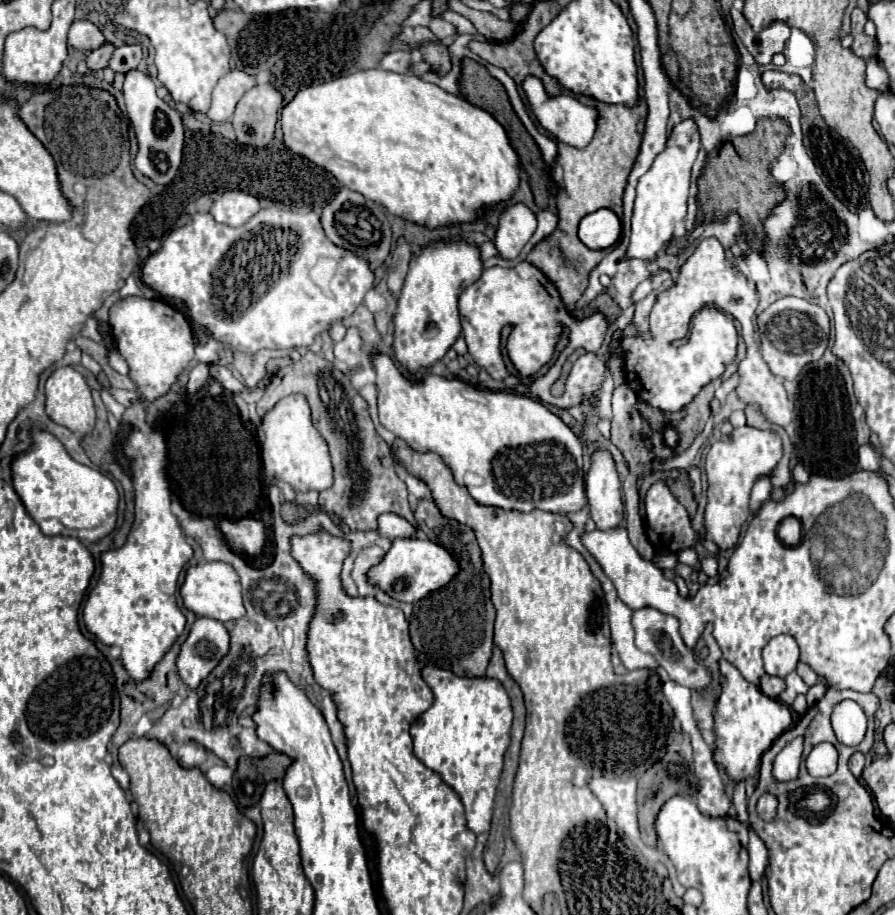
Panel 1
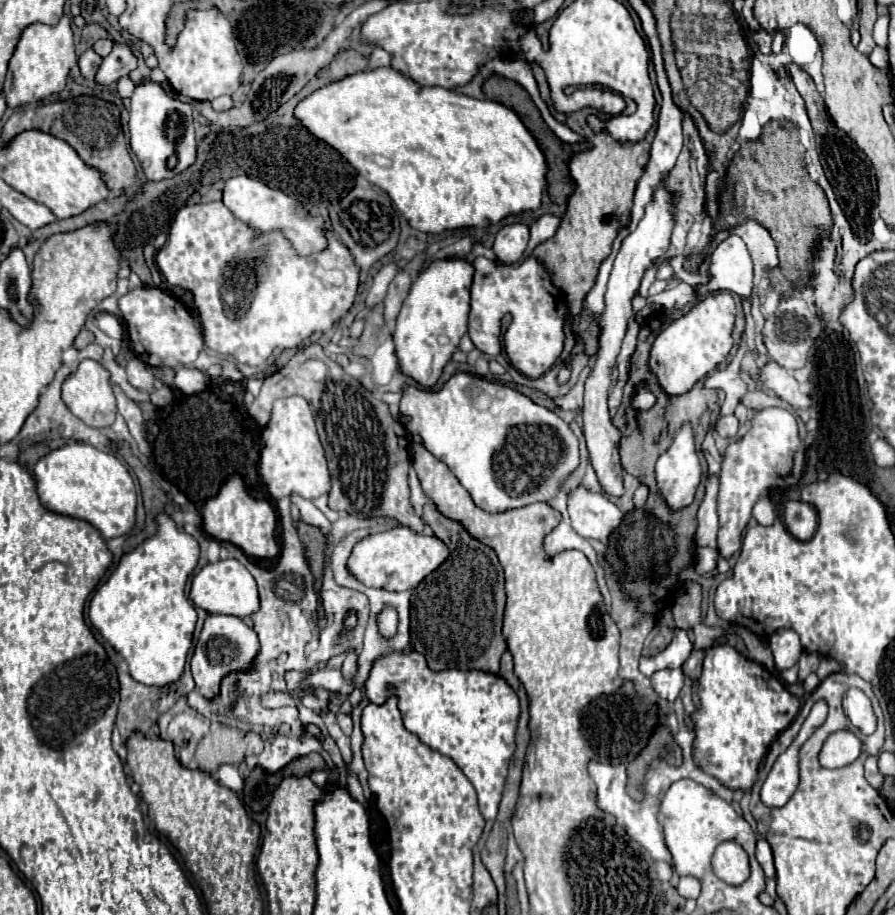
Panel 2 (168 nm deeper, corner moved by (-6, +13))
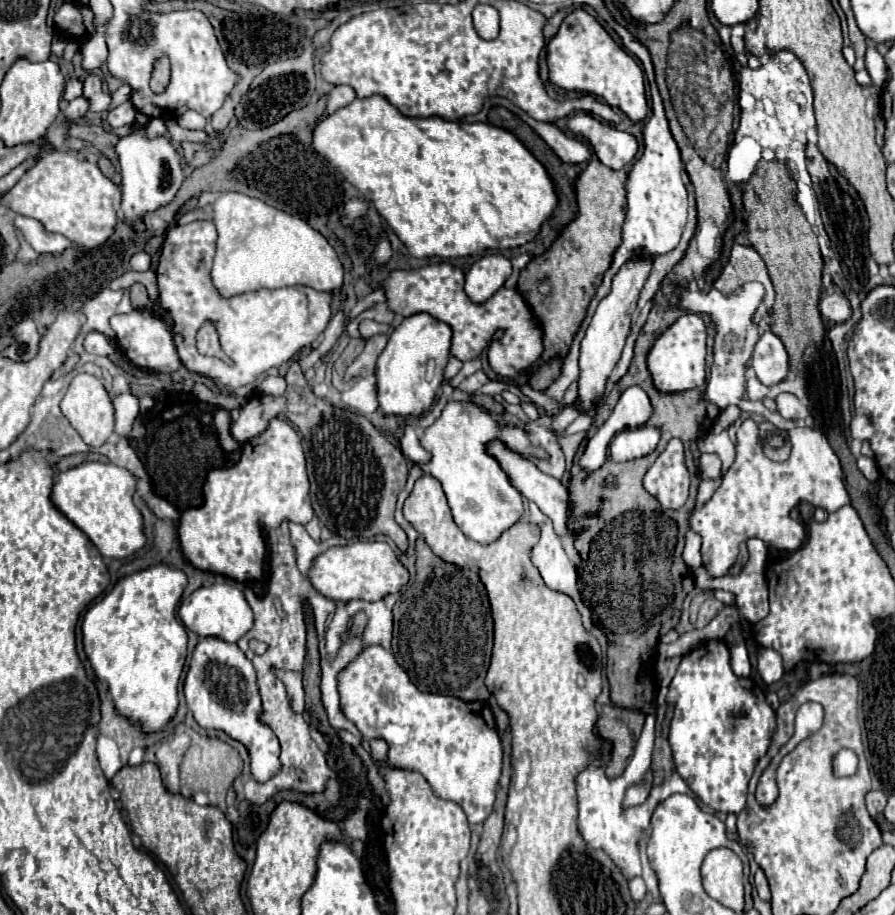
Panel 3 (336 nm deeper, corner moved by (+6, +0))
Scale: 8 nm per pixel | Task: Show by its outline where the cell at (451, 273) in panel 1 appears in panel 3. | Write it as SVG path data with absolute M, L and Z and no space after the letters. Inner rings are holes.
M414 314L390 334L384 352L376 364L378 408L386 416L422 416L430 410L436 390L444 380L444 368L450 358L452 330L448 324L428 316Z

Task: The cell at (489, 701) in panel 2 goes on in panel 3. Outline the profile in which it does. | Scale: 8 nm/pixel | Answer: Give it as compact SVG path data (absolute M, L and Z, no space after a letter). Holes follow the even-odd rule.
M366 646L344 670L338 674L340 710L358 726L364 740L384 739L388 746L386 762L400 770L412 770L426 778L434 796L456 802L468 816L470 824L482 824L494 806L494 794L502 768L502 744L496 732L494 716L484 702L464 702L454 696L420 692L406 672L398 666L392 652L382 646Z

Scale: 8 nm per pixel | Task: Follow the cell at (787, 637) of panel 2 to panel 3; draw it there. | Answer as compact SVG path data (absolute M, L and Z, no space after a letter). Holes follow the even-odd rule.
M762 648L758 652L758 674L762 676L762 680L766 684L778 682L784 676L784 668L782 668L782 656L776 650L770 648Z

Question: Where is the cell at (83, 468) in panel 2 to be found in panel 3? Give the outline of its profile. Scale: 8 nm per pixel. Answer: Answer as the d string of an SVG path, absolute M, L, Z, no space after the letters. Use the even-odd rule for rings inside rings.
M84 462L56 476L52 500L56 508L94 542L102 556L128 558L146 544L144 520L132 502L136 486L138 478L126 468L102 462Z

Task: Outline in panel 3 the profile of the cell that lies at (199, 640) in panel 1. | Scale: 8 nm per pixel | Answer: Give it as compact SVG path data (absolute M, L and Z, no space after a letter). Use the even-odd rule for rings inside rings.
M200 638L198 646L194 648L190 670L184 680L184 696L188 710L194 714L194 720L206 728L206 730L222 730L226 732L232 740L238 740L246 746L248 756L250 756L250 772L258 782L270 780L270 776L278 774L280 768L280 744L270 726L266 726L260 716L262 716L262 700L260 700L260 690L256 684L256 670L252 662L242 654L242 650L236 644L228 644L218 638Z

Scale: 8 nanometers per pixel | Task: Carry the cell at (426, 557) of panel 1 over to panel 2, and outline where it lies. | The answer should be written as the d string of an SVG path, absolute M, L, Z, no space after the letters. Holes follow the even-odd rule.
M398 525L394 529L364 537L352 551L348 559L348 569L368 587L382 587L388 591L408 591L418 587L418 583L436 571L450 551L446 551L446 543L442 543L436 535L422 535L412 531L410 527Z

